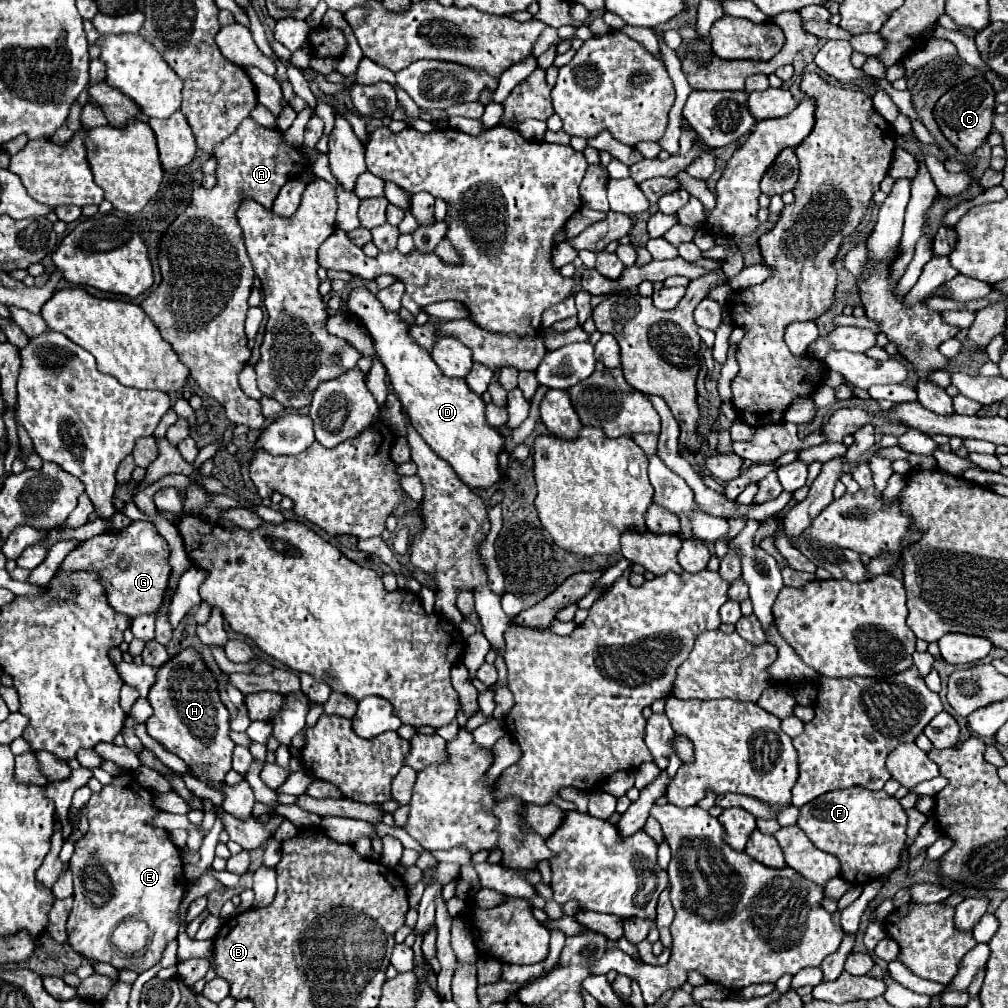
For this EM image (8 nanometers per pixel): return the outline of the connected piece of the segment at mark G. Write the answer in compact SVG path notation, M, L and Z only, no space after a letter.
M134 522L132 526L116 534L100 534L80 544L80 548L72 550L66 556L66 560L60 566L60 572L90 570L100 574L110 606L120 614L136 618L142 614L156 612L160 608L162 594L172 574L168 556L168 544L158 534L156 526L150 522Z

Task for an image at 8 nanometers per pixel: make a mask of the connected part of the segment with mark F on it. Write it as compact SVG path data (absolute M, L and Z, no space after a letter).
M848 788L848 790L836 790L826 792L824 796L818 796L816 800L804 804L800 808L798 826L806 832L806 836L812 840L812 844L824 852L834 854L840 860L840 878L854 884L864 886L888 870L896 868L904 840L906 840L906 810L900 806L900 802L894 796L888 796L884 790L866 790L866 788Z

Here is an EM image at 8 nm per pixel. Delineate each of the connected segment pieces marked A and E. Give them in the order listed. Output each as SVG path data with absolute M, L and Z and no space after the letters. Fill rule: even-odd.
M252 118L244 120L228 138L216 144L212 156L218 162L216 186L212 190L198 186L192 192L188 210L162 236L162 284L142 302L142 310L188 366L198 386L224 406L226 418L258 430L264 426L260 402L248 398L238 386L238 372L250 358L244 320L254 284L254 268L246 254L236 212L244 198L256 200L270 210L280 188L288 180L300 178L310 162L304 150L284 142L280 130L264 128Z
M116 776L110 786L104 786L100 794L94 794L86 808L78 814L78 818L86 814L90 818L90 830L86 836L76 844L74 856L70 860L72 872L74 872L74 906L66 924L68 932L68 944L74 952L84 956L90 962L108 962L116 970L134 970L137 974L152 968L158 964L162 950L170 940L178 934L178 918L176 910L184 896L186 878L182 876L182 860L180 850L172 844L166 830L150 826L150 818L160 814L160 810L154 806L154 796L146 792L144 787L138 786L134 780L126 780L126 776ZM136 916L140 920L146 920L150 926L150 942L136 952L132 958L122 956L112 944L110 934L120 924L122 918Z

